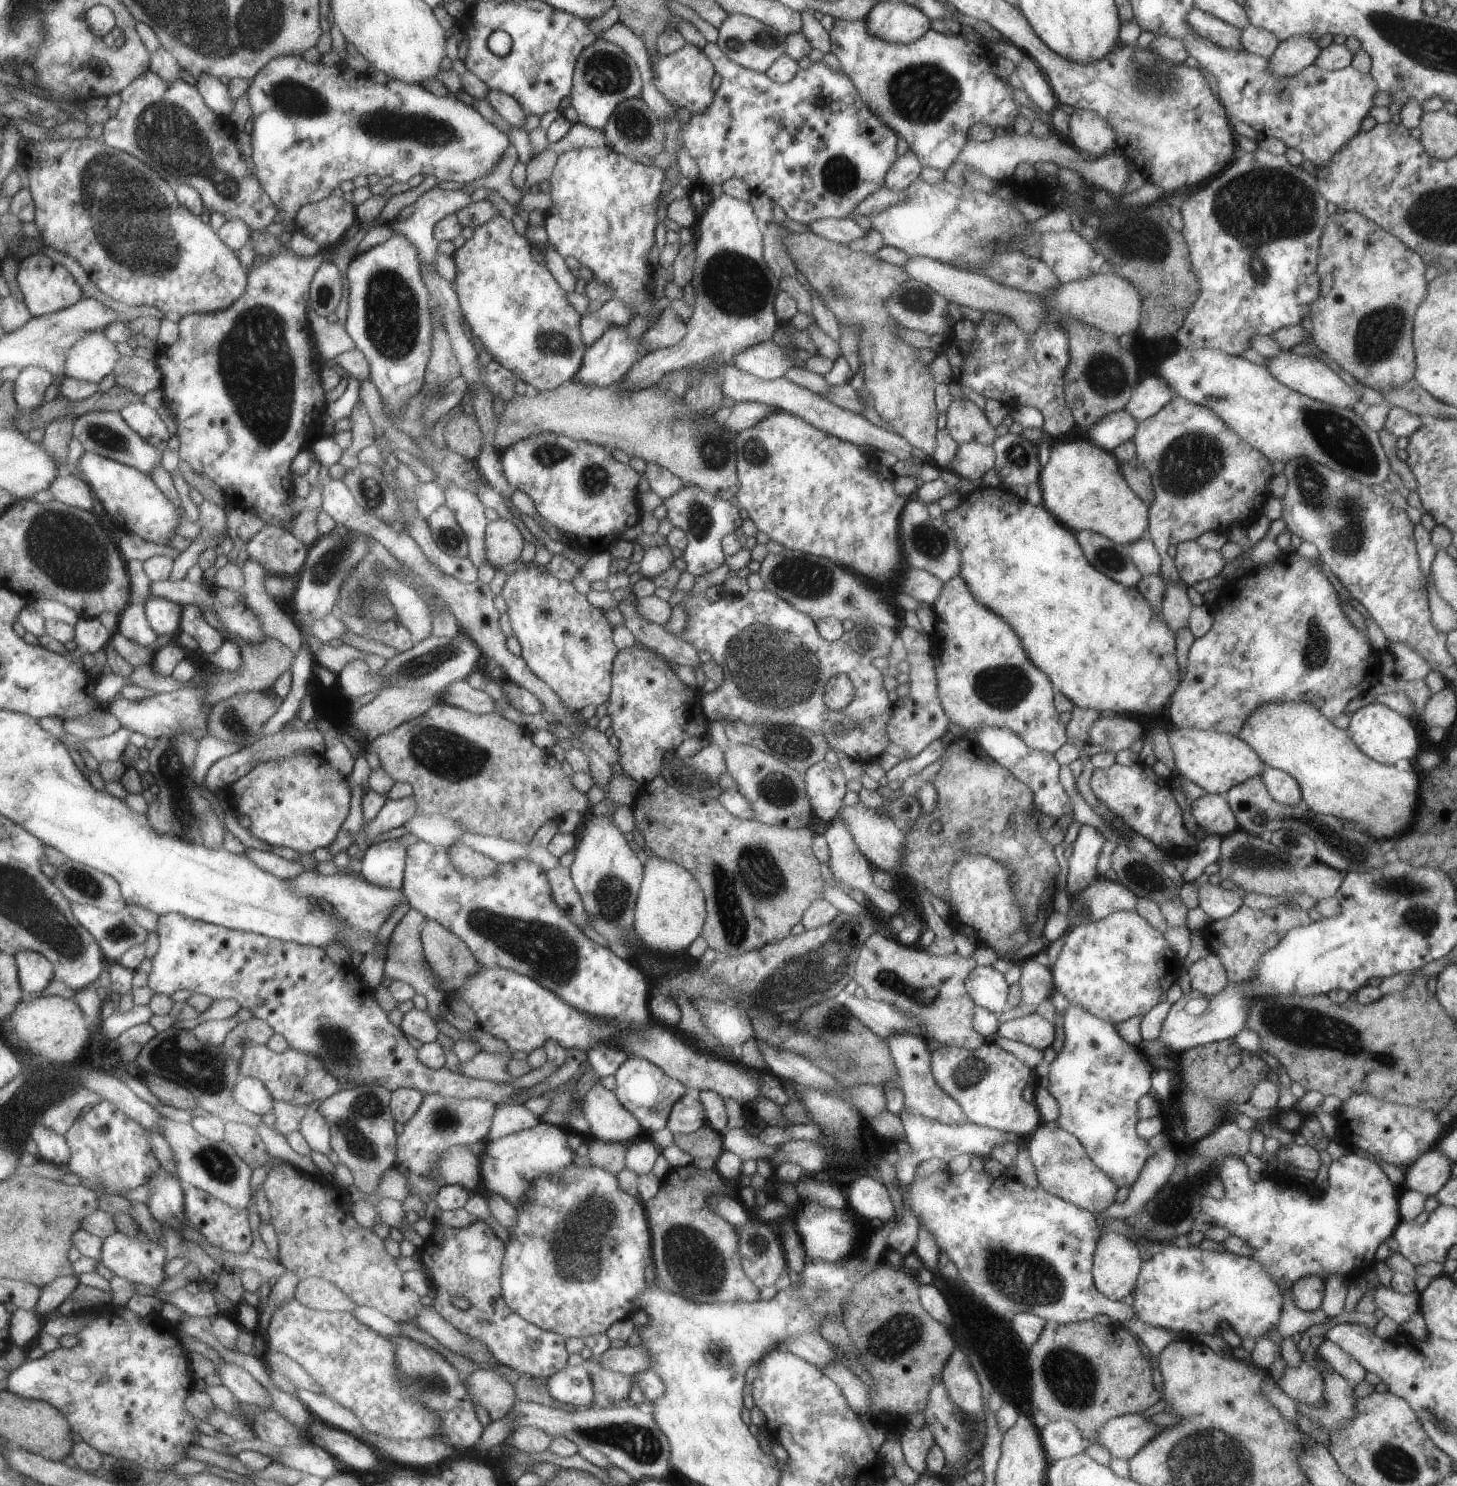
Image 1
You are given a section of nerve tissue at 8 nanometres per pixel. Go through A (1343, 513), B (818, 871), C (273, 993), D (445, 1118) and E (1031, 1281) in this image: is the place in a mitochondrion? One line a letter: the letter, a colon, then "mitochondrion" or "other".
A: mitochondrion
B: other
C: other
D: mitochondrion
E: mitochondrion

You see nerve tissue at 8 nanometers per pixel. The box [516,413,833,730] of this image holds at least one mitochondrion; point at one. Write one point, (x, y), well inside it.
(771, 663)

